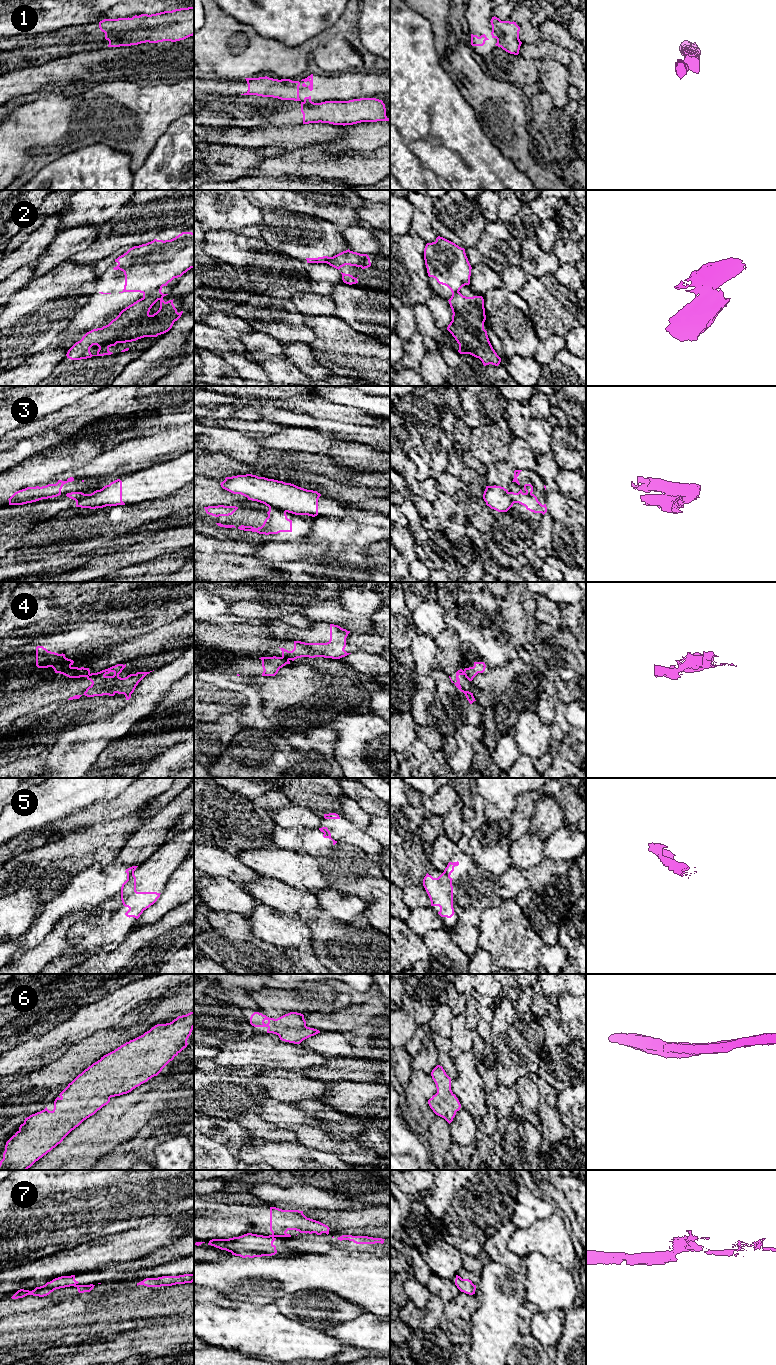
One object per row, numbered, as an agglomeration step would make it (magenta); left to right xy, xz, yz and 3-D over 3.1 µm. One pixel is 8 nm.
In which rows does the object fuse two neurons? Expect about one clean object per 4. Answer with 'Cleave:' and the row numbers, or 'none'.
Cleave: 1, 2, 3, 4, 5, 7

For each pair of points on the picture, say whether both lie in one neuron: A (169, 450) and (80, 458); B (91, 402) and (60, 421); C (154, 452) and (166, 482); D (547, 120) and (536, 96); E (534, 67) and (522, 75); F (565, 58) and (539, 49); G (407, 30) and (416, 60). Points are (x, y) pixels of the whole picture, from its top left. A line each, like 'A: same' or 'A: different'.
A: different
B: same
C: different
D: same
E: same
F: same
G: same

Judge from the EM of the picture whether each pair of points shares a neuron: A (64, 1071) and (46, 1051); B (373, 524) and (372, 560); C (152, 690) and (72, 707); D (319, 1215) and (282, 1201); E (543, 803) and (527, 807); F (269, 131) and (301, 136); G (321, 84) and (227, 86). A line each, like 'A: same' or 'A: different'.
A: different
B: different
C: different
D: different
E: different
F: same
G: same

